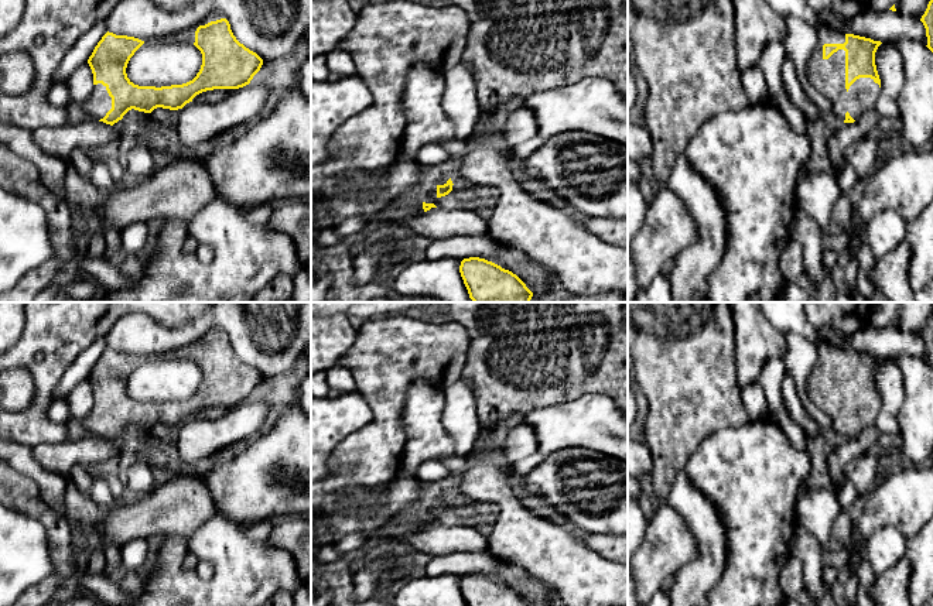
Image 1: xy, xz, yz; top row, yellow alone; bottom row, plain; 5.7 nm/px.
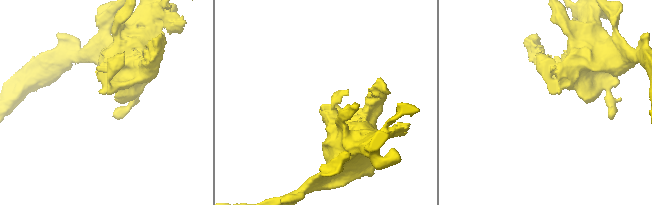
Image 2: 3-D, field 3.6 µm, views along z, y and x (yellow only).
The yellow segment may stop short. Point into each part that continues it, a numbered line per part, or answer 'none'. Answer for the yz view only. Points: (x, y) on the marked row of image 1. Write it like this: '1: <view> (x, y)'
1: yz (827, 76)

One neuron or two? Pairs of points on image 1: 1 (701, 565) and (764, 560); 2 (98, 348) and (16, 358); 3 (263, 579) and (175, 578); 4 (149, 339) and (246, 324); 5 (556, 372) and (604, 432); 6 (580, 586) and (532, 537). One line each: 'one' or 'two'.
1: two
2: two
3: one
4: one
5: two
6: one

